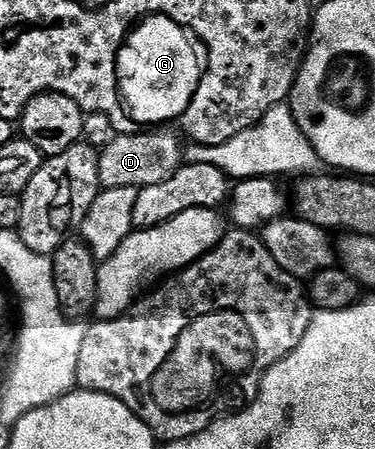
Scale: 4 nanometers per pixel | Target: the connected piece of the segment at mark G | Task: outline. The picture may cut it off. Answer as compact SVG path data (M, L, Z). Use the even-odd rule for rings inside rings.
M158 17L158 21L146 21L134 37L130 37L130 45L126 45L126 53L122 53L122 89L126 89L126 97L130 97L130 105L134 105L134 113L142 117L142 121L162 121L162 117L174 117L182 105L187 105L190 92L195 89L199 63L194 40L184 33L179 25Z

